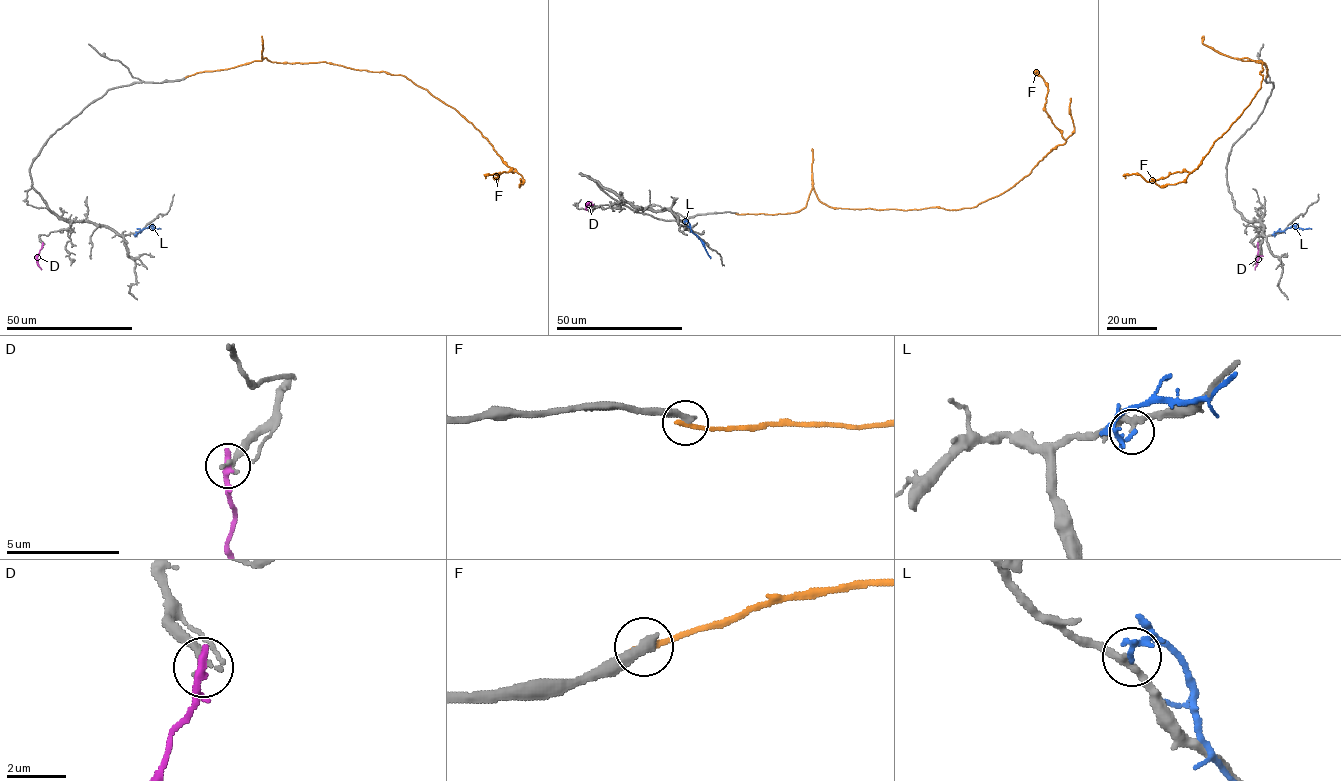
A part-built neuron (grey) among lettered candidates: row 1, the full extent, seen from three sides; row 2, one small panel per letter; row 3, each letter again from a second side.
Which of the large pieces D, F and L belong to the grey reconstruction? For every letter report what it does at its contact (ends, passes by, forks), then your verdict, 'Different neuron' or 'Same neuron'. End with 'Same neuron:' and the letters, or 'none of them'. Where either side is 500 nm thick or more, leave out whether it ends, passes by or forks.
D: It ends there. Different neuron
F: It ends there. Different neuron
L: It ends there. Different neuron
Same neuron: none of them

